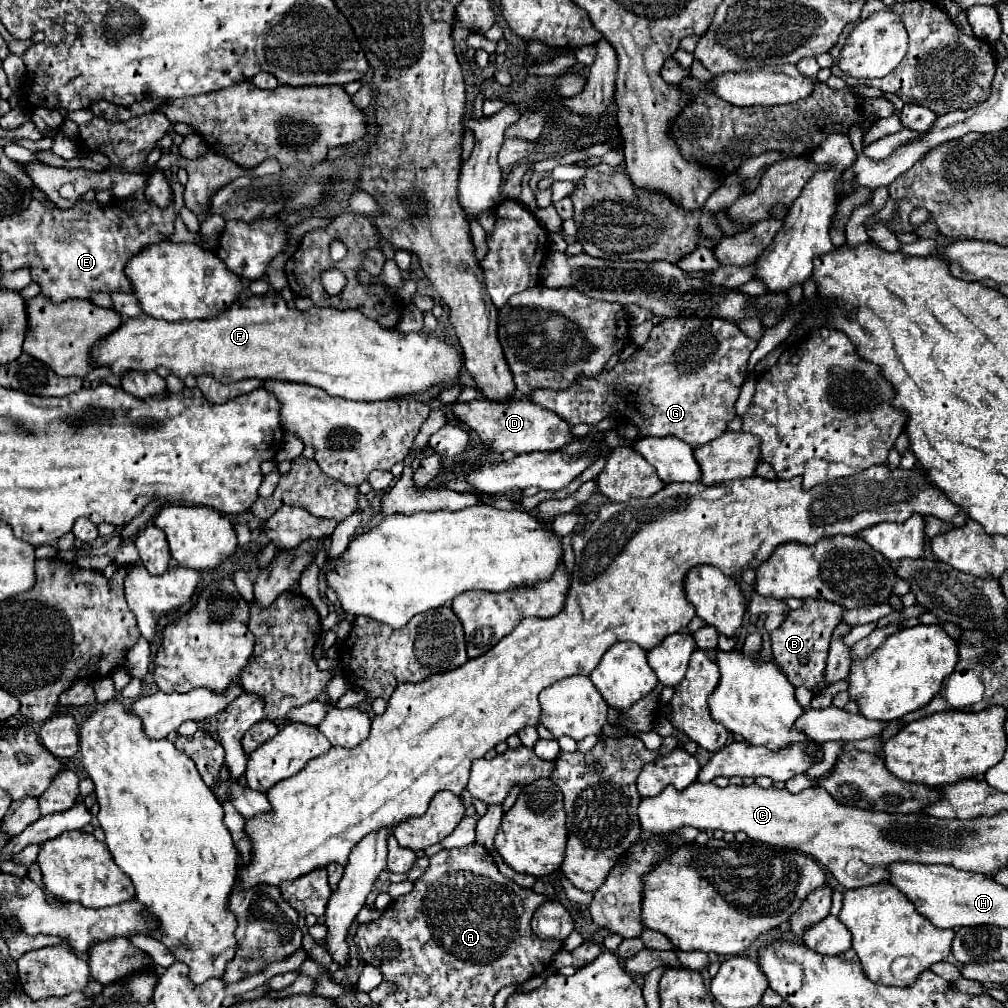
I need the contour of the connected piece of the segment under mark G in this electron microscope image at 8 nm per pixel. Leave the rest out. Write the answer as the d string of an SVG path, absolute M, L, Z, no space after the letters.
M667 319L655 325L649 341L641 349L637 349L627 361L617 363L613 371L601 371L591 379L583 377L573 387L563 391L533 391L531 401L557 413L569 425L597 425L609 413L617 413L623 421L637 425L641 437L673 435L697 449L703 443L723 435L727 423L735 417L735 401L747 377L745 365L755 347L755 339L745 337L745 333L735 323L725 319Z

